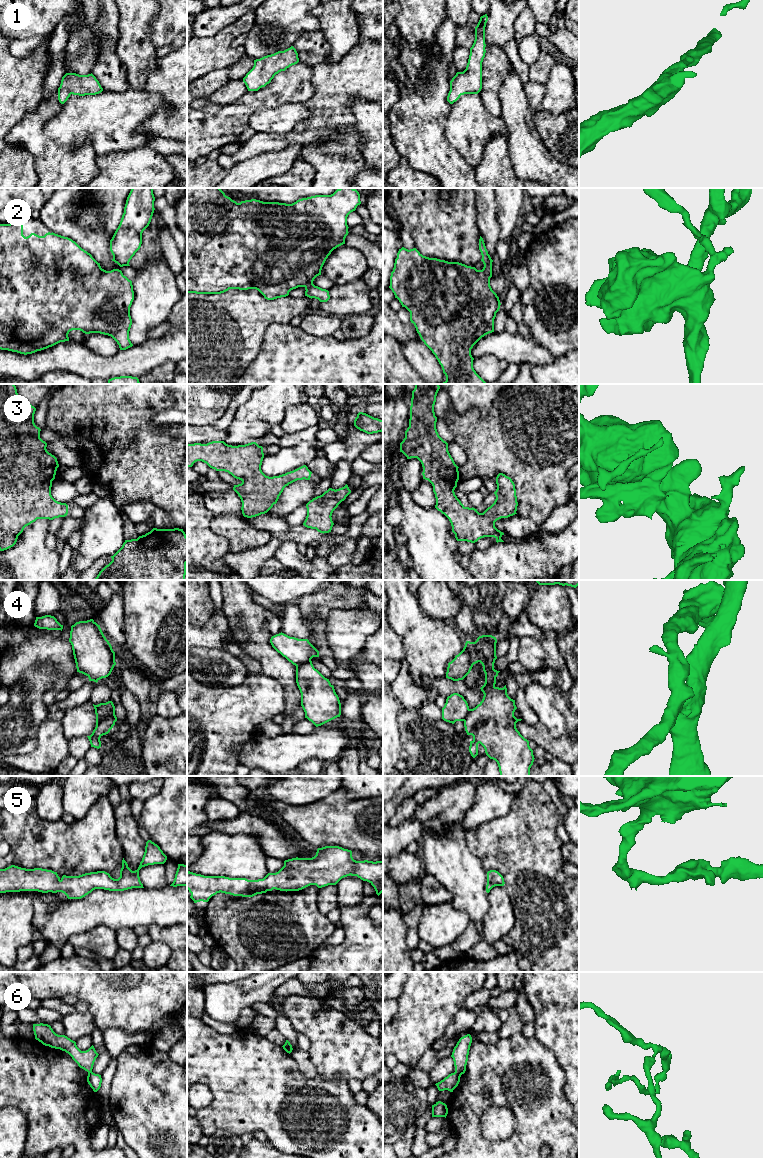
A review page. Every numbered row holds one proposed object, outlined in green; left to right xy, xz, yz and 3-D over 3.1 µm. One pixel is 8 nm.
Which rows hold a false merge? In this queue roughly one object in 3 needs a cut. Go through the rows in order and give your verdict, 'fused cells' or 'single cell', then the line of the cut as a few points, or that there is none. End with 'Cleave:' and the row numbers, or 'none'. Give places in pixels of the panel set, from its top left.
1: single cell; no cut
2: single cell; no cut
3: single cell; no cut
4: fused cells; cut in yz along (473, 642), (479, 661)
5: single cell; no cut
6: fused cells; cut in yz along (455, 1071), (460, 1075)
Cleave: 4, 6

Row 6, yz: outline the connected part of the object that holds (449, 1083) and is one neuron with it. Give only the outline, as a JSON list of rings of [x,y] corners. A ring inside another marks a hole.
[[[454,1072],[449,1074],[447,1077],[445,1077],[443,1080],[436,1083],[435,1085],[437,1086],[439,1091],[448,1090],[450,1092],[453,1092],[453,1090],[458,1086],[460,1082],[460,1077],[460,1074]]]

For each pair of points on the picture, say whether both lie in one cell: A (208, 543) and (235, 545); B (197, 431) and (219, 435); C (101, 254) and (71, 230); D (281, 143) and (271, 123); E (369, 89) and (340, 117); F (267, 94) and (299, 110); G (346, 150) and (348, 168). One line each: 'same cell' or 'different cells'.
A: different cells
B: same cell
C: same cell
D: different cells
E: same cell
F: different cells
G: same cell

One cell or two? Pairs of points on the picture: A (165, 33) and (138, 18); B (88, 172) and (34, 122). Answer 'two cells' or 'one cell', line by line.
A: two cells
B: one cell

